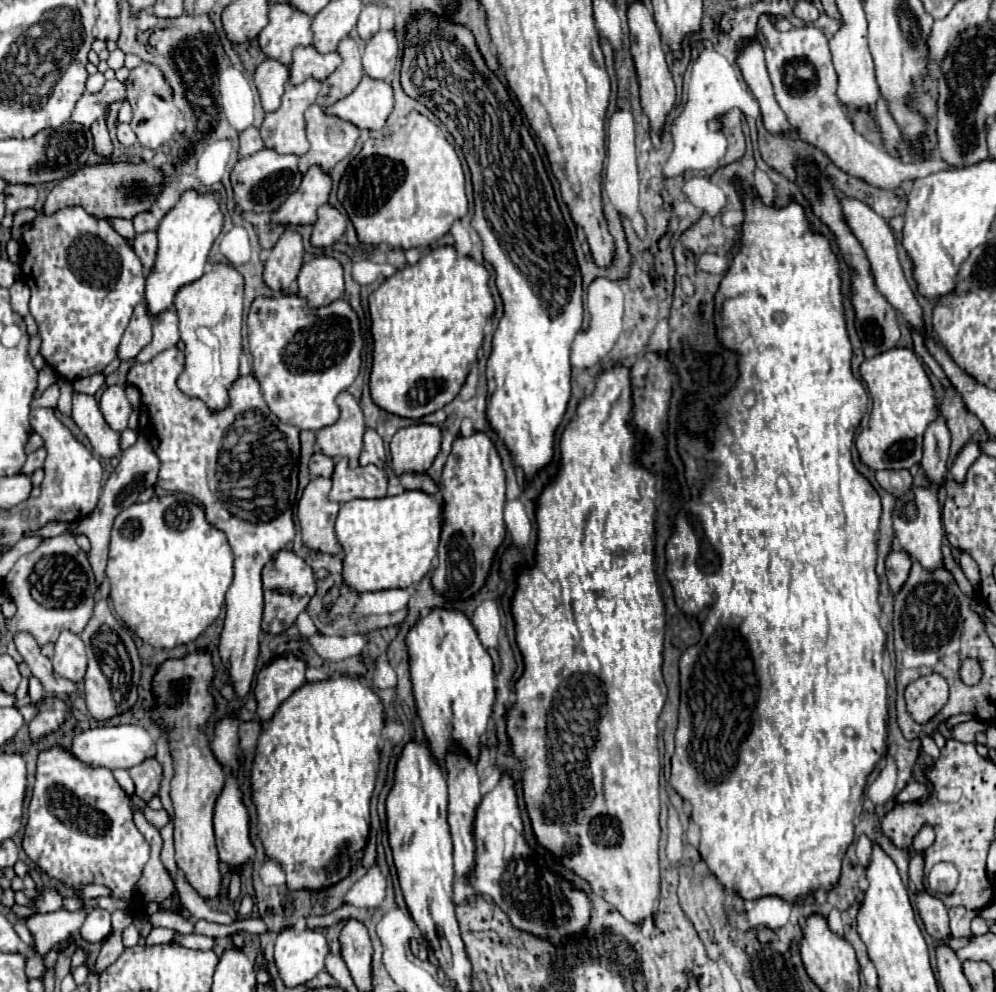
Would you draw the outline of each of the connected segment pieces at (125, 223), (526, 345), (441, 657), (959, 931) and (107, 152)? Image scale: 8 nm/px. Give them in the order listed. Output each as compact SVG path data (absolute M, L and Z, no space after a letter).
M109 220L111 226L125 238L125 240L133 240L135 238L135 228L131 220Z
M415 12L411 16L411 22L405 26L405 48L403 48L403 64L401 64L401 88L409 98L419 100L421 104L425 104L449 130L449 134L455 138L455 142L461 146L463 156L467 160L467 166L471 170L471 182L473 182L473 198L475 198L475 214L471 220L471 226L475 228L475 232L479 234L481 242L483 242L483 258L495 268L495 286L501 294L503 300L503 318L497 326L497 332L493 336L493 350L491 356L487 360L487 418L491 422L491 426L495 428L495 432L499 434L499 438L505 442L507 450L511 452L513 464L521 466L525 476L533 476L537 474L545 464L549 464L551 456L553 456L553 436L555 430L565 414L569 396L571 396L571 366L569 366L569 348L573 344L575 334L581 330L581 322L583 322L583 280L581 280L581 270L573 252L573 244L571 244L571 234L569 228L563 220L563 214L559 210L559 204L555 200L555 192L553 192L553 184L545 172L543 160L537 152L535 140L529 132L529 126L523 120L523 114L519 112L519 108L515 106L515 102L511 100L507 88L499 82L499 78L489 70L489 66L485 64L473 34L469 32L469 28L455 24L453 20L449 20L447 16L433 16L433 12Z
M433 608L409 630L405 644L409 648L417 712L433 754L443 764L445 752L457 742L477 760L479 738L487 730L495 702L495 672L493 660L483 648L471 620L461 610Z
M961 906L947 908L947 912L949 912L951 932L953 932L953 936L955 936L955 938L961 938L961 936L971 936L969 924L971 924L971 920L975 918L975 914L977 914L977 912L967 910L967 908L961 908Z
M105 120L95 122L95 124L91 126L91 134L93 134L93 140L95 140L95 152L97 152L101 158L109 160L111 154L113 154L113 140L111 140L111 136L109 136L109 132L107 132Z

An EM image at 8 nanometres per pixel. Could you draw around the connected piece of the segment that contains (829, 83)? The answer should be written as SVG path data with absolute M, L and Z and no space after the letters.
M759 16L757 38L765 50L767 72L773 82L777 104L785 112L791 126L799 132L799 136L805 142L819 148L823 154L827 154L839 170L847 172L849 176L861 178L875 188L893 190L909 178L915 180L949 168L949 164L941 160L941 156L923 160L921 164L903 164L885 150L863 140L863 136L859 136L853 130L853 124L847 120L847 114L843 112L843 106L837 100L837 74L831 64L827 38L821 30L807 26L793 28L789 32L779 32L773 28L769 16Z

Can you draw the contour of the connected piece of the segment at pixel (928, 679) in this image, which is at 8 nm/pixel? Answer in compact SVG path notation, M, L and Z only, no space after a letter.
M929 674L911 682L905 690L907 712L915 722L925 724L931 716L935 716L947 702L949 688L943 676Z

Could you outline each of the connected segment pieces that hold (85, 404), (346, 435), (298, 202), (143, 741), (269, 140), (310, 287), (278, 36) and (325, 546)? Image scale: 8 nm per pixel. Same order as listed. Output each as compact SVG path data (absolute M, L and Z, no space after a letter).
M75 394L71 416L75 424L81 428L81 432L89 438L97 456L107 460L121 456L121 432L113 432L113 428L109 428L93 396Z
M341 392L337 396L337 406L341 408L341 416L333 426L317 432L317 448L329 458L345 456L349 458L349 466L357 468L365 432L363 412L349 392Z
M311 166L303 176L301 188L271 214L271 224L313 224L317 208L323 206L331 192L331 176L319 166Z
M103 726L77 734L67 750L89 768L131 768L149 756L155 756L155 740L141 726Z
M313 78L301 82L299 86L289 84L285 88L285 96L281 98L279 110L267 114L261 128L259 128L261 138L265 142L265 148L271 148L271 150L281 152L281 154L295 154L295 156L303 156L309 150L309 142L305 138L305 118L303 118L303 114L315 102L315 98L319 94L319 88L321 88L321 84Z
M313 258L303 264L297 284L297 294L307 300L309 308L321 308L343 296L343 268L335 258Z
M271 4L271 8L269 8L269 24L257 36L261 52L267 58L271 58L271 60L281 60L281 64L289 66L291 64L291 52L293 52L293 48L297 48L297 46L309 46L311 40L313 40L311 20L313 20L311 16L307 16L305 12L299 12L291 4Z
M311 478L303 490L303 498L297 504L297 518L301 526L301 538L307 548L325 554L341 554L341 546L333 530L341 504L329 502L329 490L329 478Z

